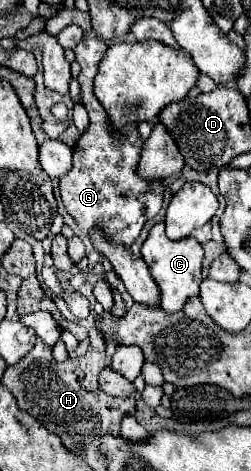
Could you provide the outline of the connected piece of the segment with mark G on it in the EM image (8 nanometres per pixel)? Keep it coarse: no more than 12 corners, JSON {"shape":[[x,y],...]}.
{"shape":[[108,42],[74,48],[90,126],[60,180],[84,234],[130,246],[162,208],[136,174],[136,124],[112,128],[92,82]]}

